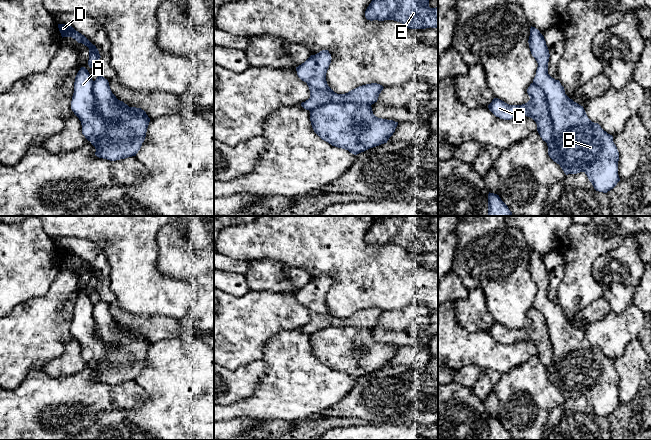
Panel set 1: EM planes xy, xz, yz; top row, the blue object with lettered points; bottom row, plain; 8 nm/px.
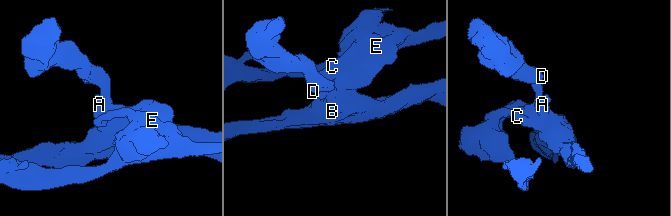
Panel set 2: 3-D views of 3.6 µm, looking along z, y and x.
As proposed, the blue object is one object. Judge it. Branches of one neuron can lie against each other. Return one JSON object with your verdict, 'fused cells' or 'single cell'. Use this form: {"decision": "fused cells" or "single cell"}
{"decision": "fused cells"}

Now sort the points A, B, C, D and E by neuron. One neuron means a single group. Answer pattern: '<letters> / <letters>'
A C E / B D

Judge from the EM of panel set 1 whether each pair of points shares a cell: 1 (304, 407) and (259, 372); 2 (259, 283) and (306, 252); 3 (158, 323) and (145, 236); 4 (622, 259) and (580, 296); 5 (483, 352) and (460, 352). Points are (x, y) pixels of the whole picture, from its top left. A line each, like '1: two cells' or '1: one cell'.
1: two cells
2: two cells
3: two cells
4: two cells
5: one cell

